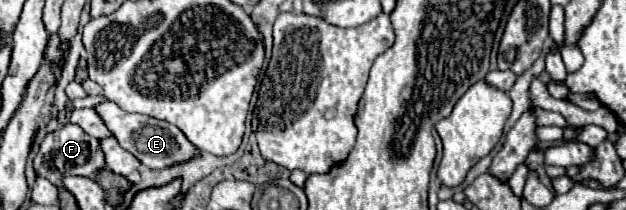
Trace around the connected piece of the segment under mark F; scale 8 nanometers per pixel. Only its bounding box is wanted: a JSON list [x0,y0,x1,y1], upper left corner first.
[33,123,105,185]

